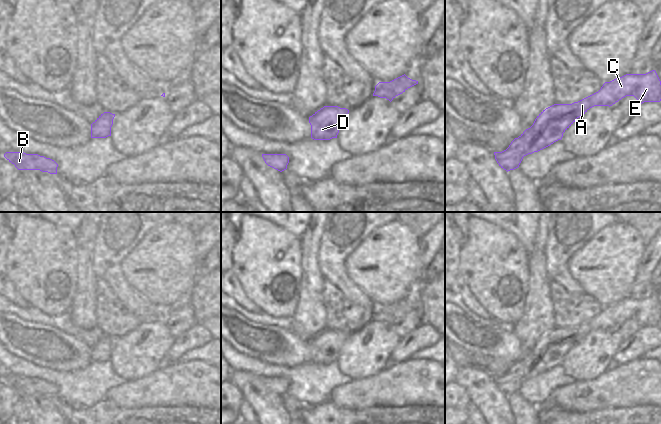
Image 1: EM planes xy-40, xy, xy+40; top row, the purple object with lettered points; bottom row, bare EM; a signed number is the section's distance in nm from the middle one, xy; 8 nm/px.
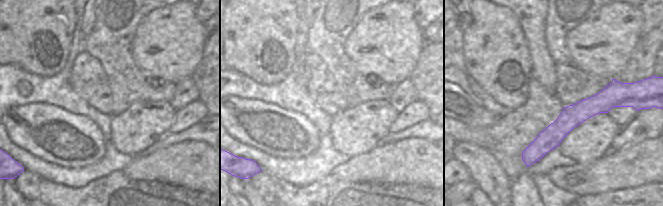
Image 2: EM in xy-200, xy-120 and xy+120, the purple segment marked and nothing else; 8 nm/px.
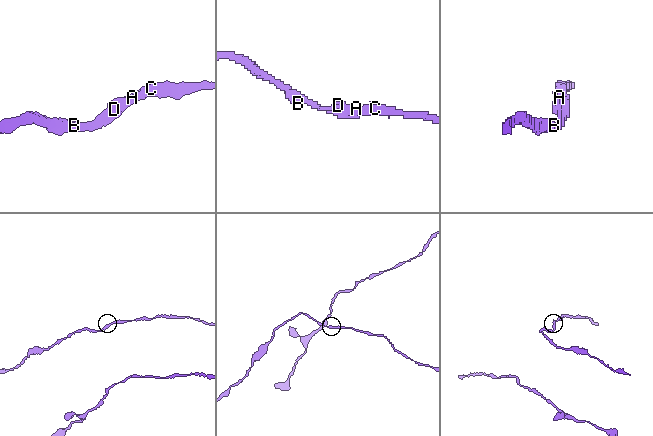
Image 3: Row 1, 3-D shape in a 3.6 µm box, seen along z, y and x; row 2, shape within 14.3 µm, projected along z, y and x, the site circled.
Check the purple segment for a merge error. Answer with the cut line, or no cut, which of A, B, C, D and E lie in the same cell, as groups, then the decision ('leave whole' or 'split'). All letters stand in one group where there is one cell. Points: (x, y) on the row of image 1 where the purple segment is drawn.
cut none; groups A B C D E; leave whole

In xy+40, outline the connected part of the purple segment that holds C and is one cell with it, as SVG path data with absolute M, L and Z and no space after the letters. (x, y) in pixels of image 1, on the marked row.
M655 70L646 74L626 74L572 104L554 104L543 110L533 125L515 138L502 152L494 152L499 166L506 170L519 167L524 156L538 152L561 140L563 133L594 106L612 106L626 96L634 96L639 104L661 101L661 81Z

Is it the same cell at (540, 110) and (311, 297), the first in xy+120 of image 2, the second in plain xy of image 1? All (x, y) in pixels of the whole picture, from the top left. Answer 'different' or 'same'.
same

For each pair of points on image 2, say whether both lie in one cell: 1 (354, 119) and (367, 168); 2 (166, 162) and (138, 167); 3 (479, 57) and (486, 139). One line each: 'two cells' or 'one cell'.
1: two cells
2: one cell
3: two cells

